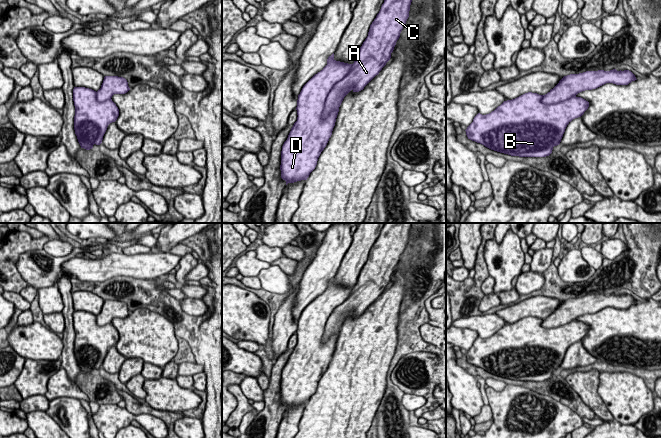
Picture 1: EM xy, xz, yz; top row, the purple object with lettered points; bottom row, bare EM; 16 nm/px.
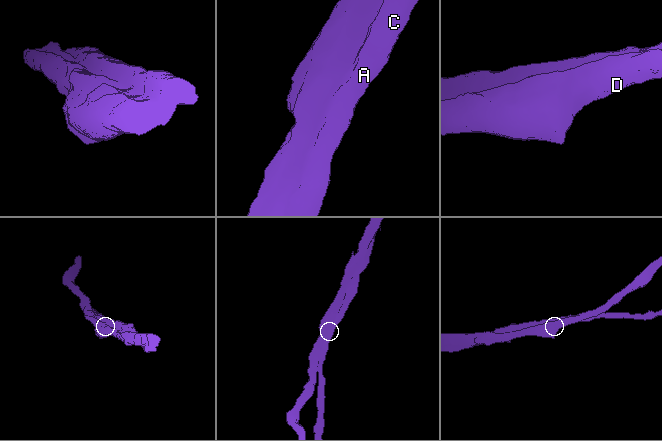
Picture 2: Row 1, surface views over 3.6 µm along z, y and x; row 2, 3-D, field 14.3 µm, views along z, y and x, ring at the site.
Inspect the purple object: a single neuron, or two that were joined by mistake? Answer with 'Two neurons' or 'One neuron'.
Two neurons

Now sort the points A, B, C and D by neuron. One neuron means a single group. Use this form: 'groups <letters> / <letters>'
groups A C / B D

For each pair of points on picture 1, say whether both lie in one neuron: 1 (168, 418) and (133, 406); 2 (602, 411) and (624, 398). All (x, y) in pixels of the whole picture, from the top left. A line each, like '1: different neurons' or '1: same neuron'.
1: same neuron
2: different neurons

